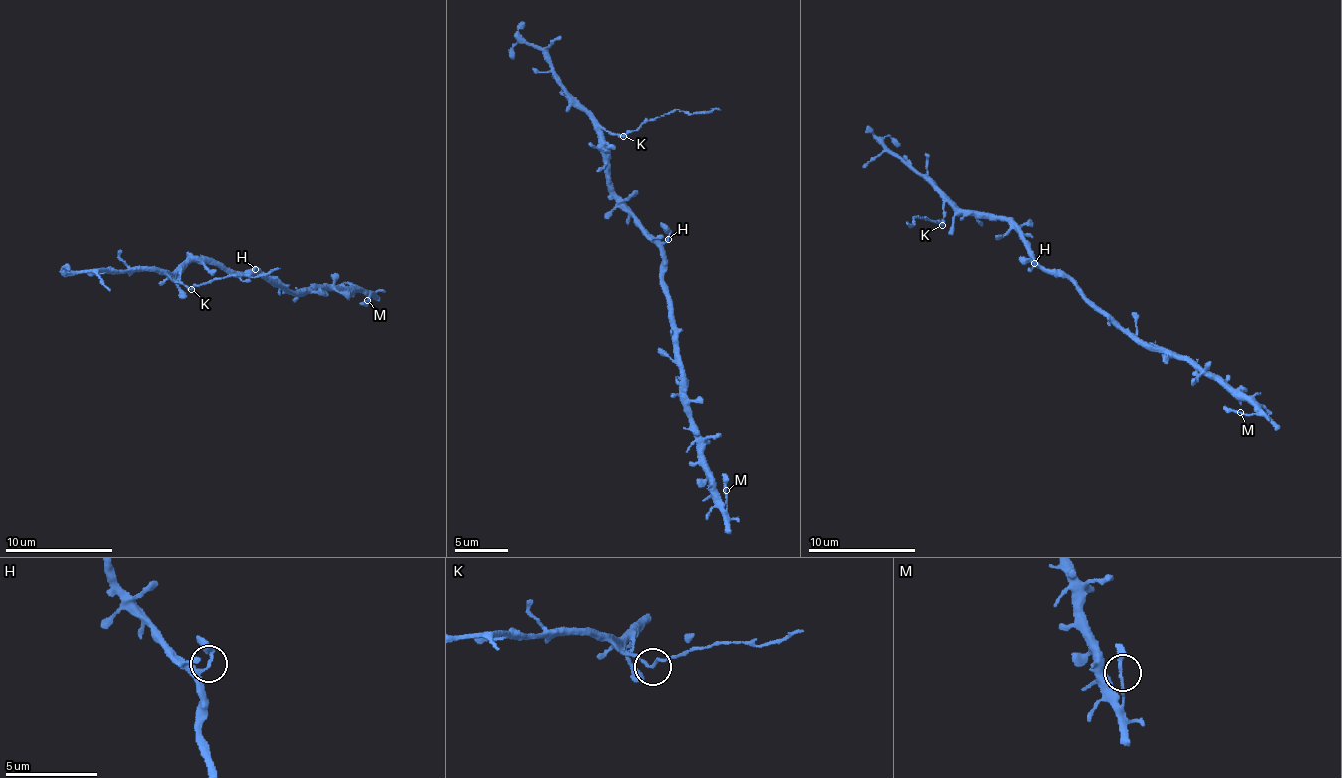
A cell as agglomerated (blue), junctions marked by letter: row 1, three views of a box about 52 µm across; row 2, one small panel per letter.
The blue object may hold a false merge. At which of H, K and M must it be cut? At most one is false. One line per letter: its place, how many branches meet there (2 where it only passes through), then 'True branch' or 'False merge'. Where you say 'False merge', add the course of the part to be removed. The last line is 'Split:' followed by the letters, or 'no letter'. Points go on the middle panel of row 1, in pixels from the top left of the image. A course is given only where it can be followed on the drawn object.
H: Place: (668, 239). Branches: 2. True branch
K: Place: (623, 136). Branches: 2. False merge. Course of the part to remove: (622, 135), (677, 108), (698, 113), (721, 111)
M: Place: (726, 490). Branches: 2. True branch
Split: K

